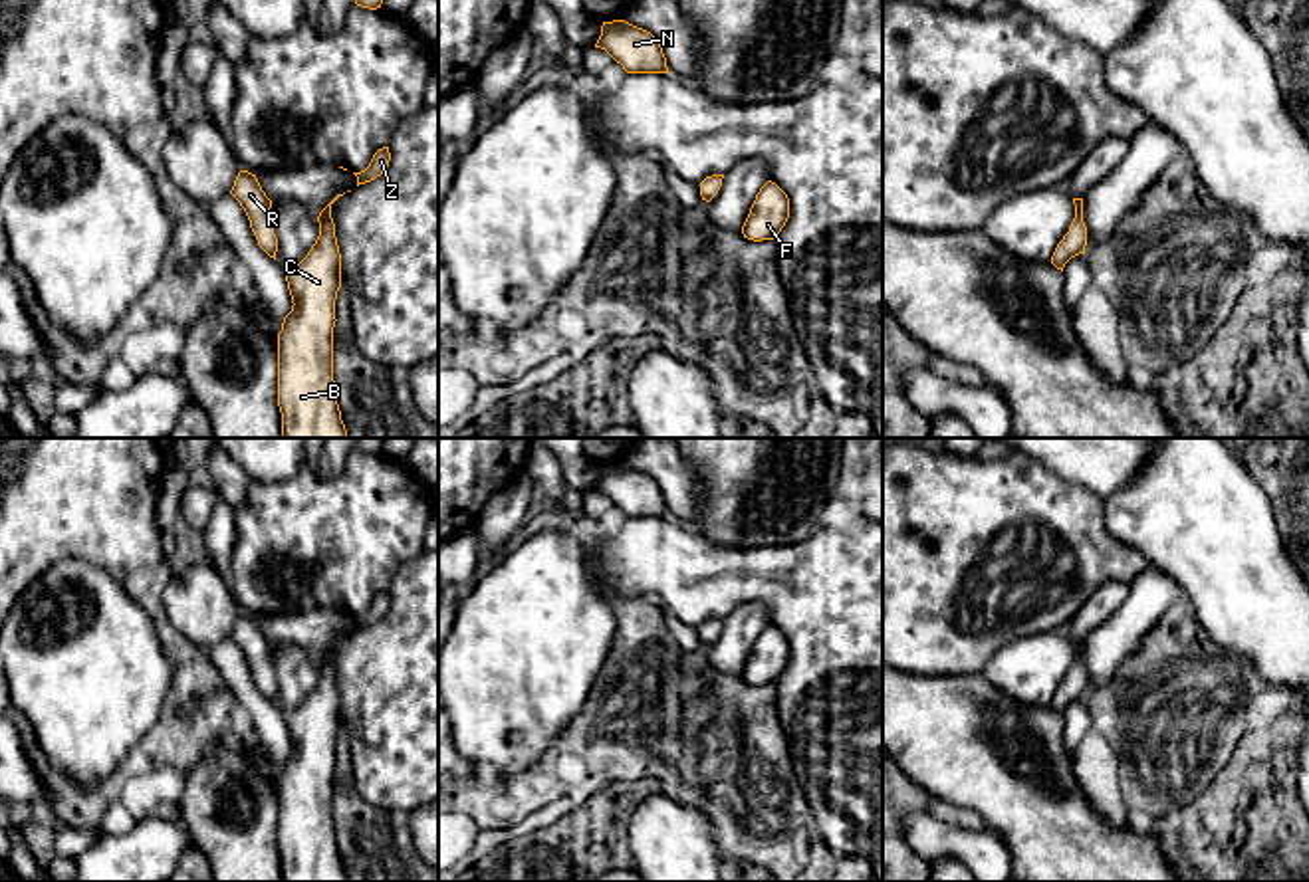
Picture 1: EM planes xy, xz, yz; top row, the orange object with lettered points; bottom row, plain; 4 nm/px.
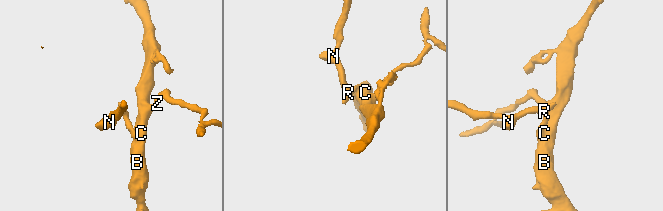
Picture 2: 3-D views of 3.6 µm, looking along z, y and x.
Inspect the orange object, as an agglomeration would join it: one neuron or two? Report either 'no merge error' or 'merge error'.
no merge error

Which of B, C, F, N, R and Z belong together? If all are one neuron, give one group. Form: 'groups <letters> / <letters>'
groups B C F N R Z

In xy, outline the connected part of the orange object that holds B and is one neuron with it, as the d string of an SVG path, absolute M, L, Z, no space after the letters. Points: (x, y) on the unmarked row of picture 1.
M337 638L317 660L319 680L307 700L284 712L288 733L292 739L292 755L284 761L278 777L278 850L282 856L282 882L349 882L341 864L333 825L333 771L335 771L335 743L341 731L341 698L335 682L335 668L331 662L331 648L343 638Z

